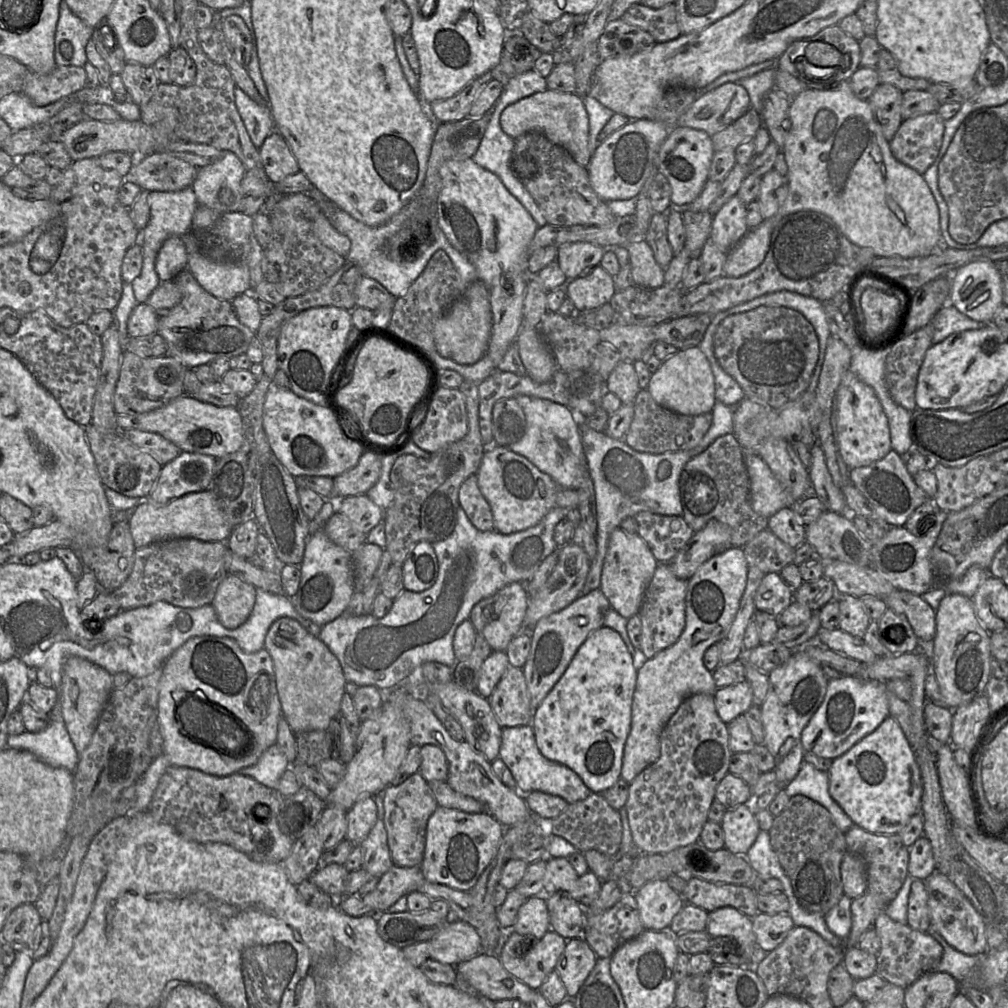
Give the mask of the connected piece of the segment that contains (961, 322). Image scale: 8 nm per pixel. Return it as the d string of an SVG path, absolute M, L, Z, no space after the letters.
M946 304L931 320L932 344L938 344L954 333L981 329L991 322L978 322L959 312L953 305Z

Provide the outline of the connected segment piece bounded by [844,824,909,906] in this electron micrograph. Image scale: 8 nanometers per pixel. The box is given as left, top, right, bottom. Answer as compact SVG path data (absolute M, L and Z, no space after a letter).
M855 824L844 833L844 837L848 851L858 854L865 862L867 891L884 894L888 906L896 897L908 875L909 848L902 843L899 834L877 835Z

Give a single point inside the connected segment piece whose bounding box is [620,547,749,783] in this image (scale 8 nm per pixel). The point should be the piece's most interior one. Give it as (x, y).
(714, 592)

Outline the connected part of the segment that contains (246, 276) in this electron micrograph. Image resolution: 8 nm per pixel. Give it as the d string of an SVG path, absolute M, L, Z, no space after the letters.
M189 232L185 236L188 261L187 269L198 283L216 298L232 301L236 296L250 293L250 273L239 262L217 262L199 248L199 240Z

